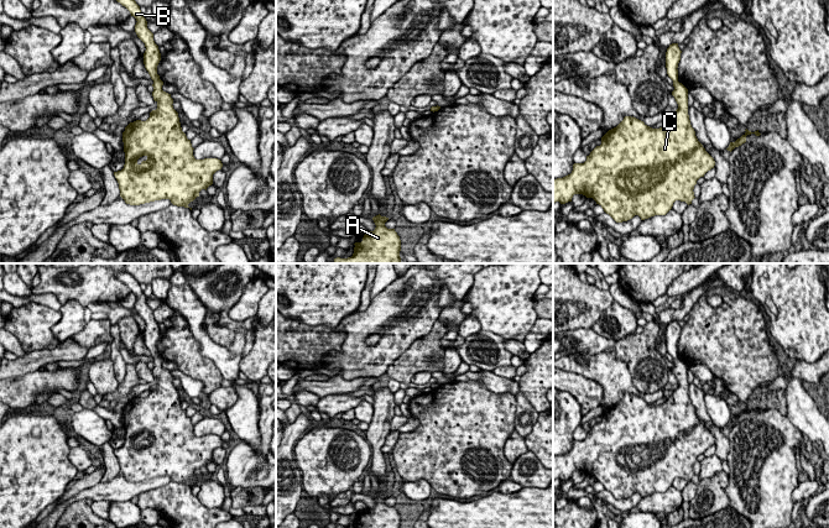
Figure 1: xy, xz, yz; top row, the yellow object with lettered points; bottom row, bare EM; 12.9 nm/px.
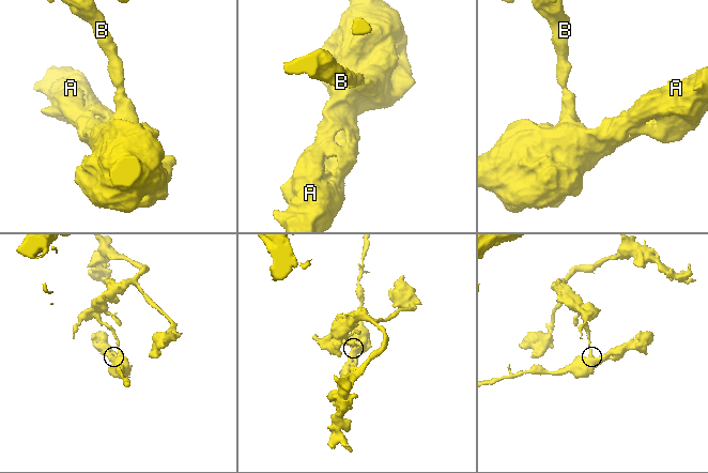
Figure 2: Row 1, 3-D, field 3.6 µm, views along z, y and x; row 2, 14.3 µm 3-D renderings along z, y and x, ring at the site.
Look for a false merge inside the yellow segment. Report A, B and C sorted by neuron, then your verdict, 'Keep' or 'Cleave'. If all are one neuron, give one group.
Groups: A C / B. Cleave

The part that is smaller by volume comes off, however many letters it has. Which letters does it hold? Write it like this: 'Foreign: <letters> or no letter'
Foreign: A, C

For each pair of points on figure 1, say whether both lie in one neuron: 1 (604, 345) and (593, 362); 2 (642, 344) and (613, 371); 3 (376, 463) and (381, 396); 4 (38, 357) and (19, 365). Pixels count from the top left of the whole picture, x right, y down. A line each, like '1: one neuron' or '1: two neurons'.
1: two neurons
2: two neurons
3: one neuron
4: one neuron

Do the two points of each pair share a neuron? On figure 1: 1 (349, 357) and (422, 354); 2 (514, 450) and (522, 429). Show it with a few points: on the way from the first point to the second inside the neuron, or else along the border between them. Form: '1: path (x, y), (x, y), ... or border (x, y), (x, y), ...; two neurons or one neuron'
1: border (423, 336), (415, 340), (385, 372); two neurons
2: border (515, 429), (524, 438); two neurons

